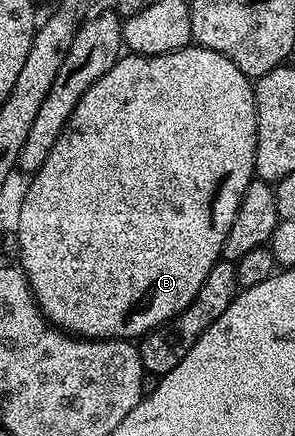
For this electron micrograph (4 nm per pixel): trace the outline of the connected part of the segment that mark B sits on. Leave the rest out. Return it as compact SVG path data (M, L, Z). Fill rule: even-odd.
M188 46L179 48L175 52L167 52L163 56L136 56L134 54L124 54L119 61L114 64L109 71L101 74L85 94L81 94L81 102L73 110L73 114L67 119L67 124L63 127L63 133L57 138L53 150L49 150L49 158L45 158L42 166L30 177L31 185L27 188L27 193L23 196L23 201L19 204L19 260L23 275L26 276L28 284L31 285L31 293L35 295L35 302L40 312L47 317L54 327L70 334L75 338L84 340L129 340L142 338L148 332L172 320L178 312L185 310L197 298L197 290L209 278L209 270L221 259L223 254L223 243L229 234L229 226L233 226L233 218L241 206L241 198L245 190L250 186L251 181L256 179L255 175L255 143L257 142L257 118L255 117L255 89L252 81L244 74L240 68L229 58L217 54L208 48L198 46Z

